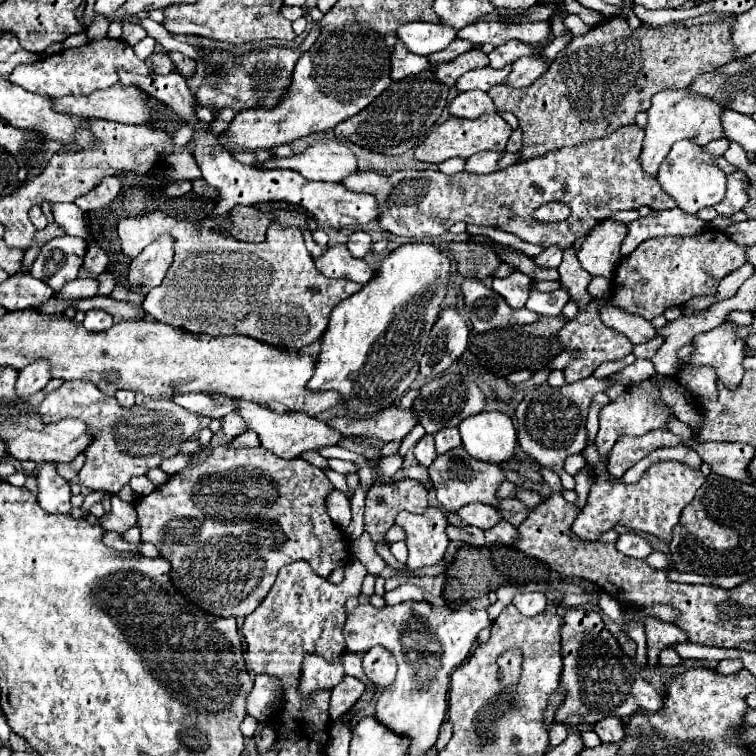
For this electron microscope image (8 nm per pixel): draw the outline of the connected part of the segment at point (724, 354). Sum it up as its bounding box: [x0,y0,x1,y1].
[681,322,745,388]

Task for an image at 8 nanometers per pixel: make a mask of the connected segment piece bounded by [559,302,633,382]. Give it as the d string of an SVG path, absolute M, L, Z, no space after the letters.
M591 302L585 310L579 310L579 314L567 322L565 328L561 328L559 332L559 342L565 350L573 350L577 354L577 358L573 362L569 362L565 366L565 378L567 382L577 382L577 380L583 380L583 378L589 378L593 374L593 370L601 364L601 362L607 362L607 360L619 360L627 354L631 354L631 348L633 344L623 336L623 334L617 334L615 330L611 328L605 328L603 322L601 322L599 316L597 316L597 306L595 302Z

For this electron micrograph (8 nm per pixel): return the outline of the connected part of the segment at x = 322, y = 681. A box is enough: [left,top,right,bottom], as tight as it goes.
[299,654,345,700]

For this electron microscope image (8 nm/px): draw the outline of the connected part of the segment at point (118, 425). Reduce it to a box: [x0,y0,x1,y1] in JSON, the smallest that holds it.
[39,380,201,494]

